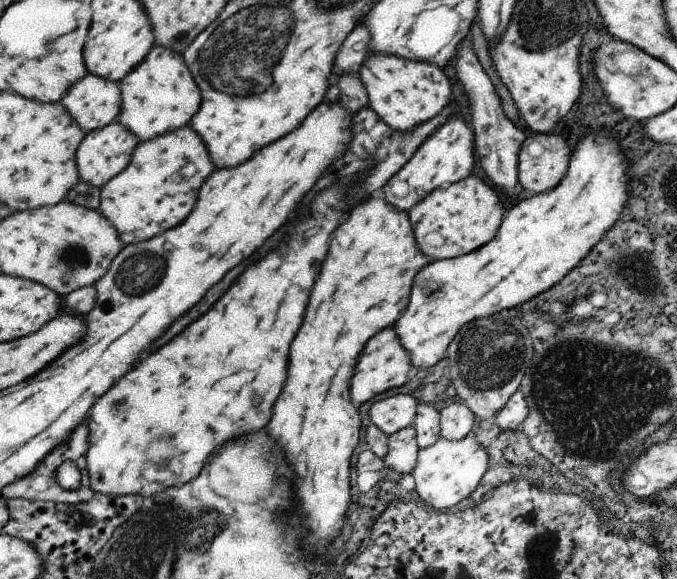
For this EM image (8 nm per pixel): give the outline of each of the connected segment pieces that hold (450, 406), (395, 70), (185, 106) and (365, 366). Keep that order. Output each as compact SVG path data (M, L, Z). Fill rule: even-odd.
M445 400L441 402L443 408L439 412L439 436L441 440L449 442L459 442L467 436L467 432L473 430L473 418L475 414L461 402L455 400Z
M375 54L365 58L357 74L367 90L369 108L397 132L411 132L413 128L433 120L451 98L449 80L437 64L413 62L391 54Z
M157 44L145 56L145 60L119 82L119 88L123 100L117 122L133 132L139 142L179 130L197 114L201 106L201 90L197 88L185 60L181 60L181 54Z
M385 328L377 332L369 344L365 344L365 352L361 352L361 360L357 360L357 372L353 372L353 404L361 406L363 402L371 400L373 396L403 386L407 380L407 372L411 370L411 356L403 348L395 328Z

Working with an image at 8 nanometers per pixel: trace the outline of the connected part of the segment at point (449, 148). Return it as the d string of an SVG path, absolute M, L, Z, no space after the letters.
M451 116L443 126L437 128L437 132L433 132L415 150L415 154L409 158L409 162L387 180L387 184L379 190L379 194L393 208L397 208L401 212L409 212L431 192L435 192L443 186L451 186L451 184L471 176L471 168L475 164L473 156L475 156L473 132L467 128L467 124L463 120Z

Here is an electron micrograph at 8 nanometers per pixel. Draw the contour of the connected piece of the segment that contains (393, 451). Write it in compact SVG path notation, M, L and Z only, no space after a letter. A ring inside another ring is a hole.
M413 426L403 428L401 432L387 438L387 454L383 458L383 464L391 472L399 476L411 474L413 468L417 466L417 456L419 456L419 444Z

